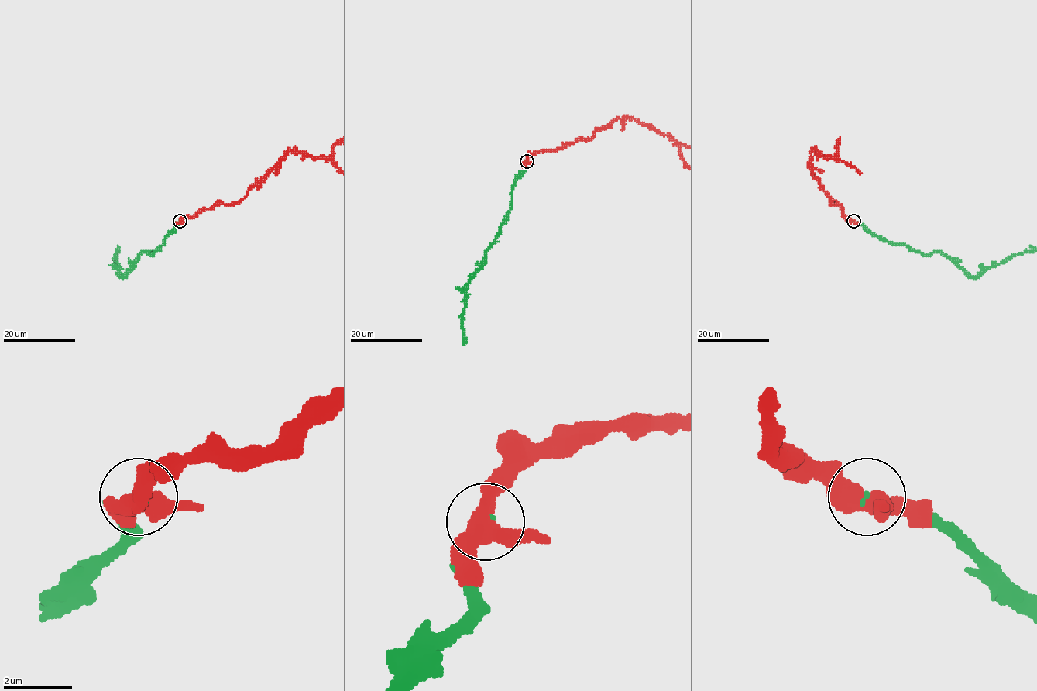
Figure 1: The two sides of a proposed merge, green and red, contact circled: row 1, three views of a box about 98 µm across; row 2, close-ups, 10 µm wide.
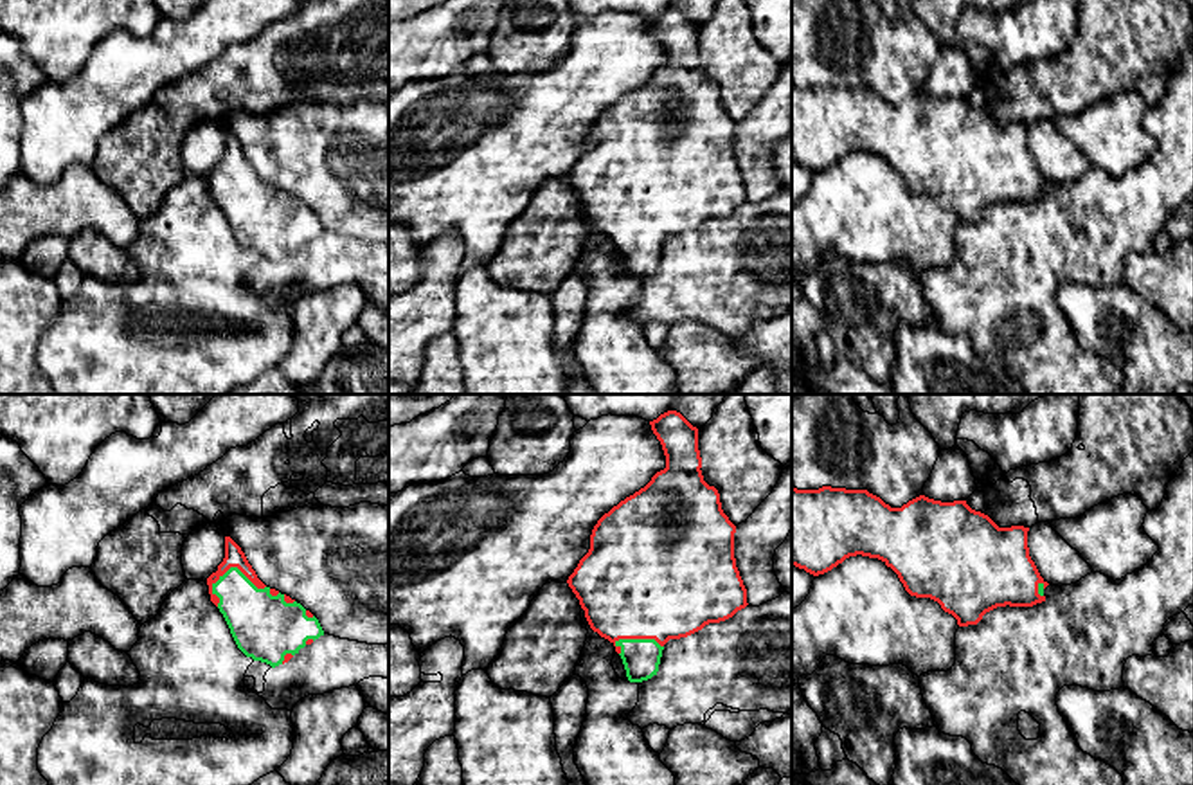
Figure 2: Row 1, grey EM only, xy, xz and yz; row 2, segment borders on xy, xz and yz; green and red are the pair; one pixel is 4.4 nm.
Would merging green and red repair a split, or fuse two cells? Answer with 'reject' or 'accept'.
accept

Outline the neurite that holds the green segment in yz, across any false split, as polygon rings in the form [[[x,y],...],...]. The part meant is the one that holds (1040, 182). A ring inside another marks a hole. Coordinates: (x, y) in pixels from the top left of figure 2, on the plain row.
[[[792,85],[792,162],[819,173],[849,153],[878,155],[898,171],[910,193],[937,198],[959,223],[977,221],[997,203],[1045,198],[1049,180],[1029,153],[1027,128],[1024,122],[999,124],[966,97],[941,99],[919,92],[891,104],[867,86]]]

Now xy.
[[[225,133],[225,155],[207,175],[207,182],[238,245],[254,257],[275,265],[324,232],[309,207],[257,175],[230,133]]]

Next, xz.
[[[677,7],[650,22],[662,41],[666,65],[597,117],[588,149],[567,176],[590,225],[615,243],[630,279],[657,272],[669,236],[725,218],[749,202],[734,155],[736,122],[700,67],[698,25]]]

